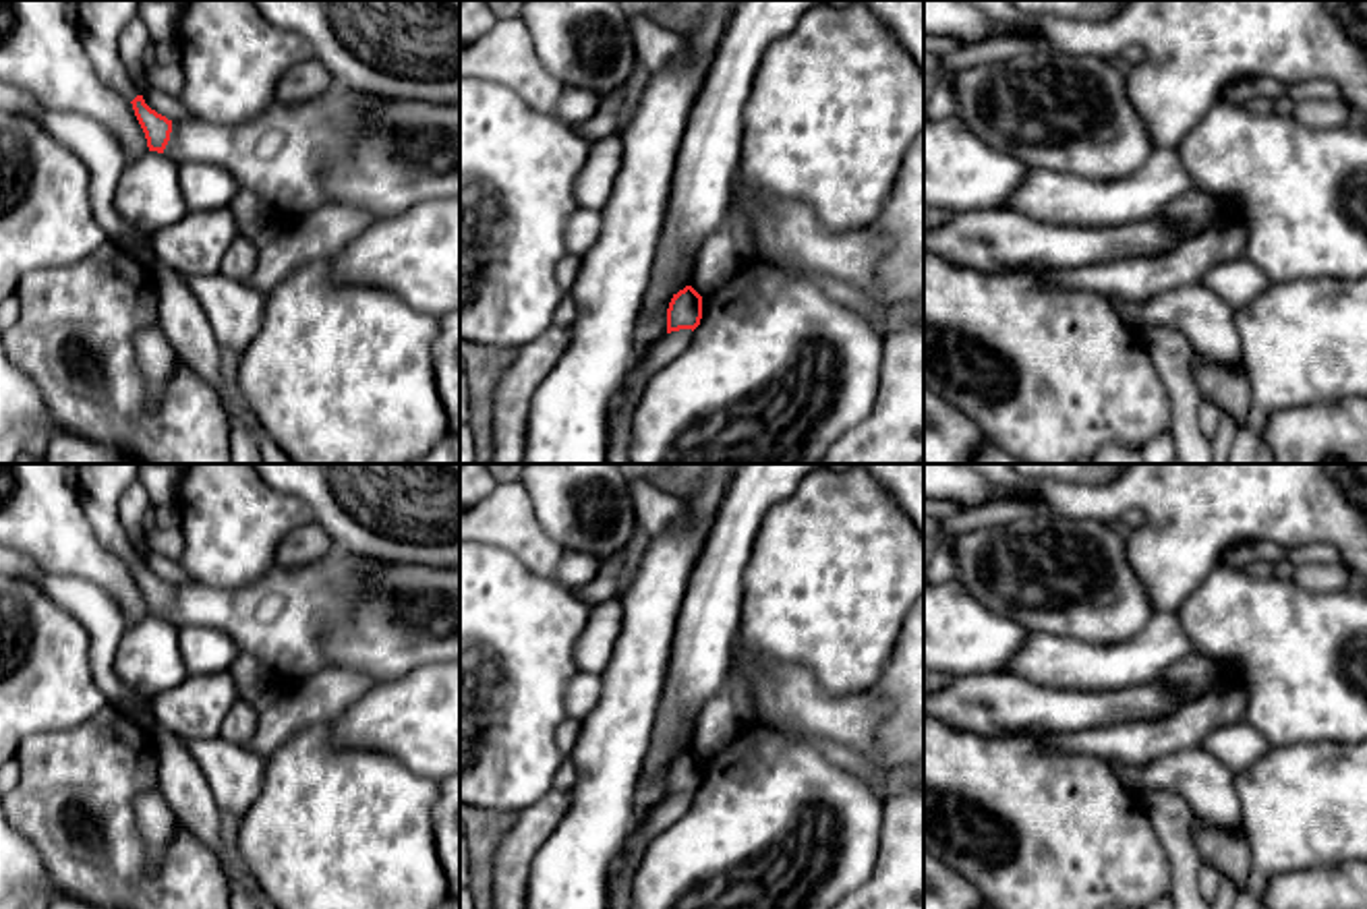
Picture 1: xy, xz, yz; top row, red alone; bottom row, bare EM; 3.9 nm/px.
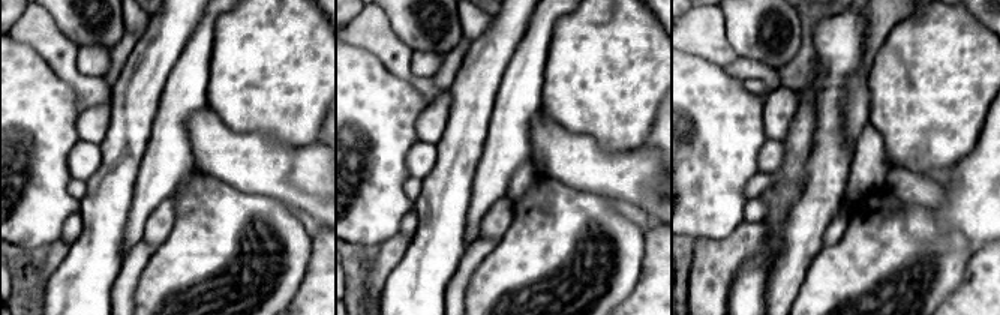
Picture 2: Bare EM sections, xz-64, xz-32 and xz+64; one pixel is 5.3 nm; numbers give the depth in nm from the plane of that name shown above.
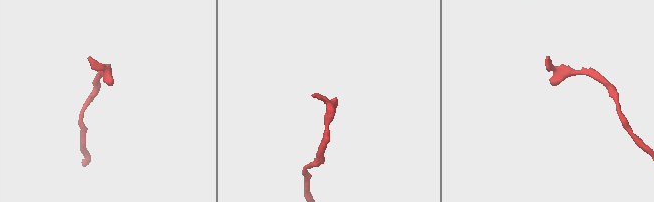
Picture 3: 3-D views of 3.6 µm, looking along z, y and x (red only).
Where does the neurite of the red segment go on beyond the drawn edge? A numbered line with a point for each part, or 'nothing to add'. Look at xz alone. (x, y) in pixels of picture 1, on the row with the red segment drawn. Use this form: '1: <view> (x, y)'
nothing to add

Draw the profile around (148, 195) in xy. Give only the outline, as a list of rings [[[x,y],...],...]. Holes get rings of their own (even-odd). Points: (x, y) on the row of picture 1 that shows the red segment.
[[[149,149],[130,159],[118,178],[114,207],[130,228],[143,234],[182,219],[188,207],[178,184],[178,164]]]

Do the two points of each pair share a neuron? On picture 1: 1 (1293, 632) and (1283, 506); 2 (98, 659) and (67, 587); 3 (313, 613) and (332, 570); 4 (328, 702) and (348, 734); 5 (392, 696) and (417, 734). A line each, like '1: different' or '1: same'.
1: different
2: same
3: same
4: different
5: same

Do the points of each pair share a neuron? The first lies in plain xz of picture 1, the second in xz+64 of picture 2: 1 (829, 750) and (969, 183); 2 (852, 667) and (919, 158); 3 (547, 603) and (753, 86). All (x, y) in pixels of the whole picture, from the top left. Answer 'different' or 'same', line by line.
1: different
2: same
3: different

